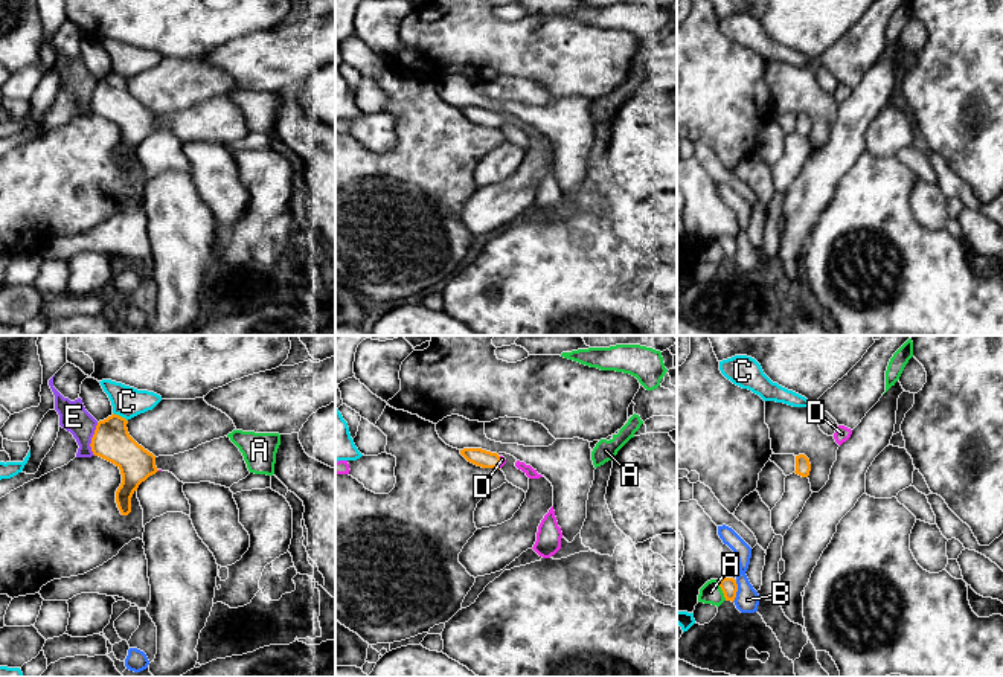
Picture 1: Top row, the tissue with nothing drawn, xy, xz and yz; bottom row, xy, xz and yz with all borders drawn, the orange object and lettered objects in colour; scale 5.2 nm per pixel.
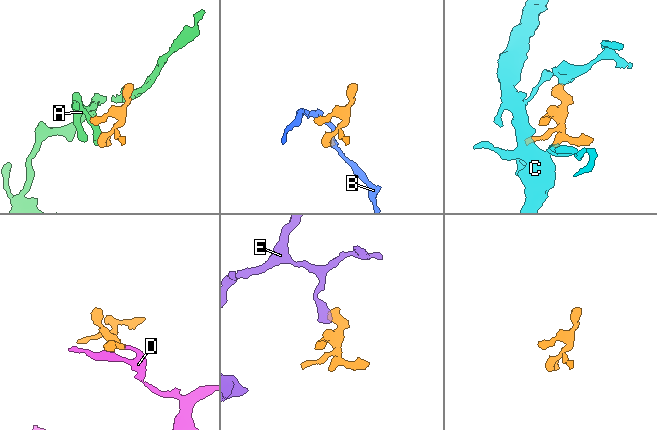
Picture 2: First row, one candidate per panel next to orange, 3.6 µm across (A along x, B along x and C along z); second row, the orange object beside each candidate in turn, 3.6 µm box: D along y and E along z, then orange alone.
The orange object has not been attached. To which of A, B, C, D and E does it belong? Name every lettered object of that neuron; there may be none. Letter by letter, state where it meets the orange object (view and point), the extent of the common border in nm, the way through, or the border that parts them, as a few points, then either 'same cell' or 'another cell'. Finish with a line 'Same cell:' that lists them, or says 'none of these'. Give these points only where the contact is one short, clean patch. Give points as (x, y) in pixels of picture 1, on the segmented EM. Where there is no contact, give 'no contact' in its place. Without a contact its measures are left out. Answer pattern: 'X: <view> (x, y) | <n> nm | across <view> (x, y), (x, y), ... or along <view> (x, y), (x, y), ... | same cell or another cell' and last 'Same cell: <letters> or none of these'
A: yz (721, 589) | 120 nm | along yz (717, 580), (726, 599) | another cell
B: yz (737, 590) | 120 nm | another cell
C: xy (121, 417) | 90 nm | another cell
D: xz (499, 462) | 60 nm | same cell
E: xy (92, 439) | 180 nm | along xy (98, 423), (90, 444), (93, 455) | another cell
Same cell: D

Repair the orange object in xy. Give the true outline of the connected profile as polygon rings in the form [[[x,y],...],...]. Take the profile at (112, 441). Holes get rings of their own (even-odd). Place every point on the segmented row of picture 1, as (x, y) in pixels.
[[[113,413],[98,422],[90,444],[95,456],[120,470],[122,483],[116,491],[116,503],[122,515],[131,512],[131,497],[139,485],[159,471],[155,456],[130,436],[127,424],[125,418]]]

